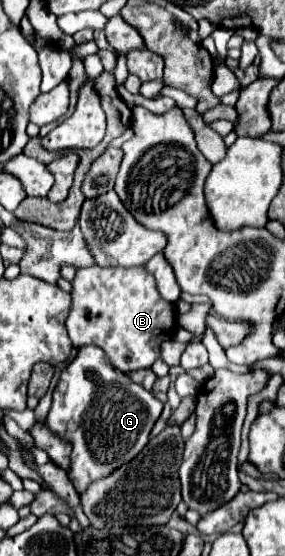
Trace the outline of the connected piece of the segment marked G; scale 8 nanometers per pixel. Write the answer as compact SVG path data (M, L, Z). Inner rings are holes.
M86 345L78 349L76 359L60 375L50 413L46 417L46 427L54 435L70 441L72 455L66 473L74 489L84 493L90 483L98 481L98 477L108 477L114 469L132 461L144 449L160 413L162 403L152 391L130 381L126 373L118 373L102 349ZM68 423L78 423L78 427L70 431Z

